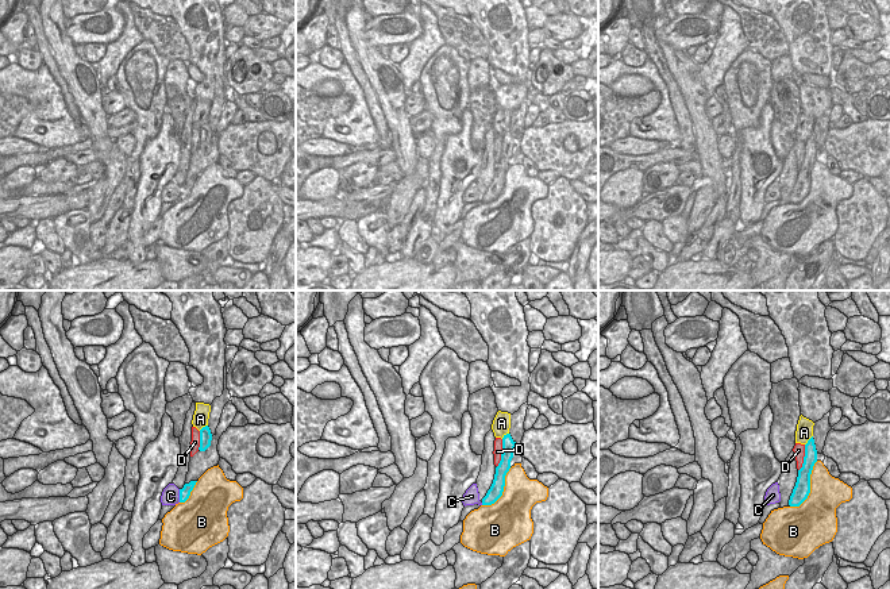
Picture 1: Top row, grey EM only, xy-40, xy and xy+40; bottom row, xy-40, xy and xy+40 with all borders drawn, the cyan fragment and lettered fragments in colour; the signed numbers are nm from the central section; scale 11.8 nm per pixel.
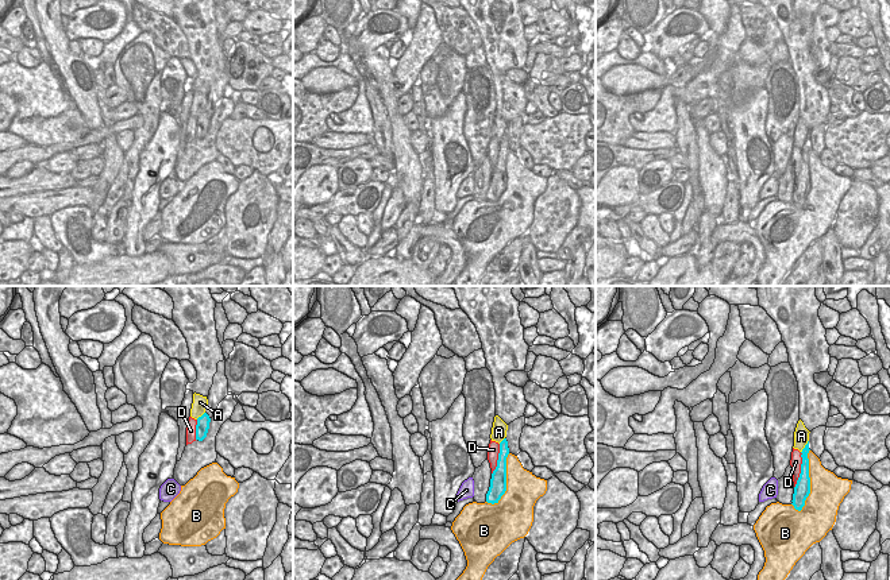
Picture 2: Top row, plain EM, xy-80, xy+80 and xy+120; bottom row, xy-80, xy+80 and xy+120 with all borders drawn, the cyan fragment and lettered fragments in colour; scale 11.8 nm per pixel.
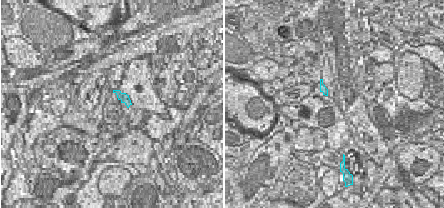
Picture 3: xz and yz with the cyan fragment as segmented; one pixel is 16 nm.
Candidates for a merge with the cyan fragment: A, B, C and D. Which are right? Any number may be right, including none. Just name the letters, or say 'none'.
none

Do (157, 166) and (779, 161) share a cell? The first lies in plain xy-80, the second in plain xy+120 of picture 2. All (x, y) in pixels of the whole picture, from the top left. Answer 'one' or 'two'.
two

